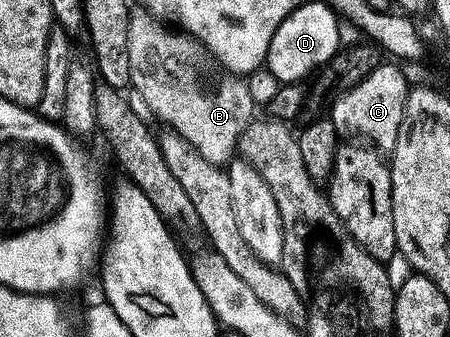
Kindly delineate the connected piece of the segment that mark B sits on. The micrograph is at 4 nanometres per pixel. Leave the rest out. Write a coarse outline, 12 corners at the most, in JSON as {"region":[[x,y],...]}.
{"region":[[131,19],[130,83],[200,158],[226,166],[250,85],[189,34]]}

